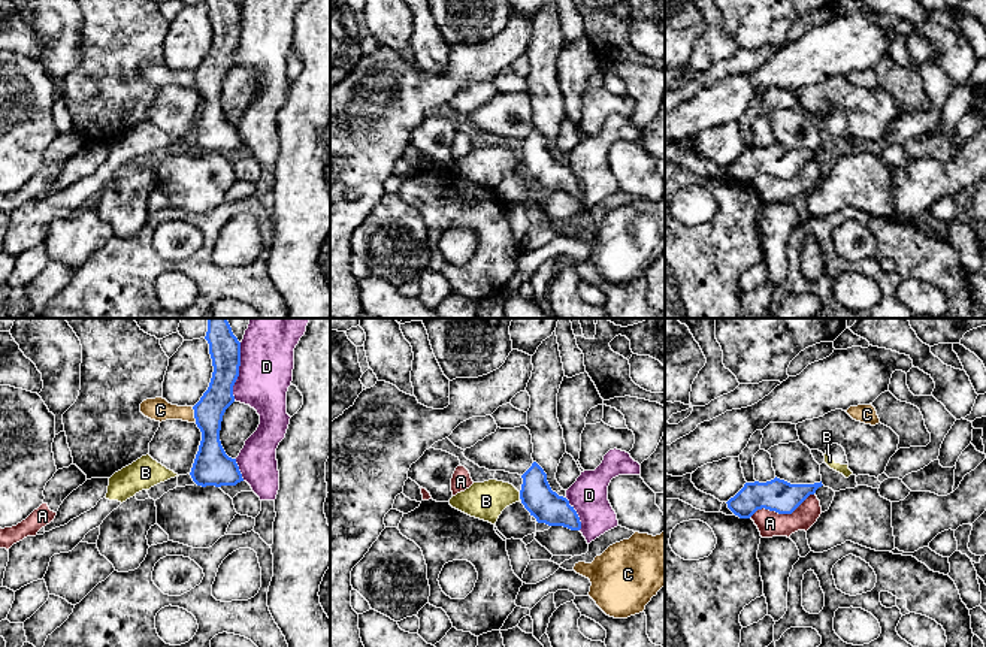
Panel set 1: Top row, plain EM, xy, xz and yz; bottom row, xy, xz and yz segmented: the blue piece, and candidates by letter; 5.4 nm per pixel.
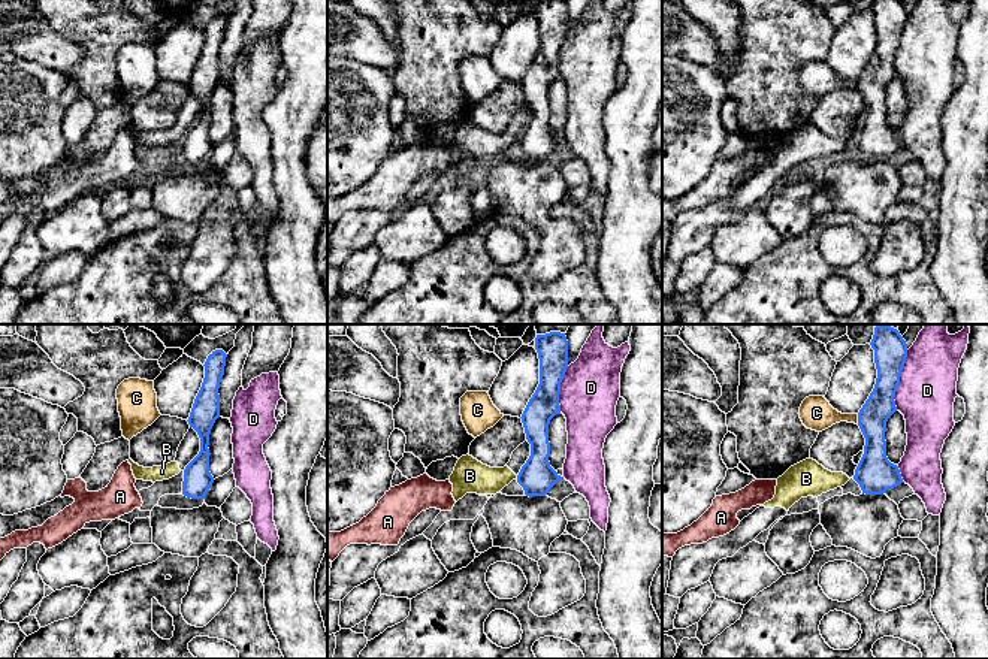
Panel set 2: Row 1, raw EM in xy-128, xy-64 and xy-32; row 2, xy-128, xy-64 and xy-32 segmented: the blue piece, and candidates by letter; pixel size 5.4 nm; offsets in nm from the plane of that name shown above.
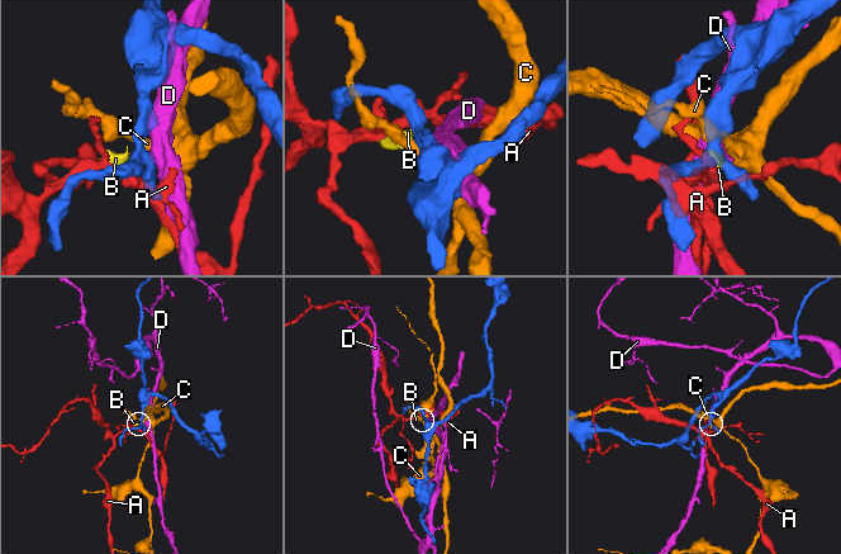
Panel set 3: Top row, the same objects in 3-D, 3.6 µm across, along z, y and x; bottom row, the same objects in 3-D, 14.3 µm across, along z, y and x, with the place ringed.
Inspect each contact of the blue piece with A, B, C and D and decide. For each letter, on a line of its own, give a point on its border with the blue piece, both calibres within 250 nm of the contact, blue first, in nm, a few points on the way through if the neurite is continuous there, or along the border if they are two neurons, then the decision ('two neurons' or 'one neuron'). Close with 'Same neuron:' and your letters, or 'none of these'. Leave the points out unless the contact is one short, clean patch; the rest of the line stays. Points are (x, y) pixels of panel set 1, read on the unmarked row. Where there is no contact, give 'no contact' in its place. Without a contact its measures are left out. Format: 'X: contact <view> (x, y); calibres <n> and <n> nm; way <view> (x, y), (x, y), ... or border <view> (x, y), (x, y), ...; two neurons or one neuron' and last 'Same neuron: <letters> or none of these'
A: contact yz (780, 178); calibres 180 and 140 nm; two neurons
B: contact xz (520, 160); calibres 180 and 200 nm; border xz (519, 157), (520, 163); two neurons
C: contact xy (194, 79); calibres 160 and 120 nm; border xy (191, 72), (196, 87); two neurons
D: contact xy (238, 36); calibres 170 and 280 nm; two neurons
Same neuron: none of these

